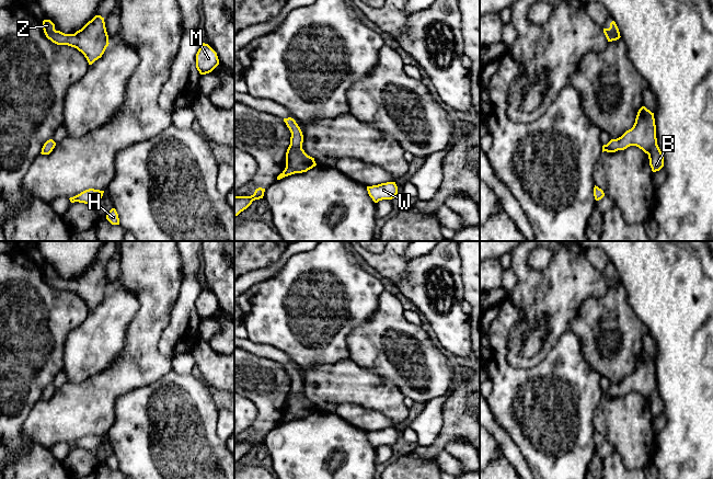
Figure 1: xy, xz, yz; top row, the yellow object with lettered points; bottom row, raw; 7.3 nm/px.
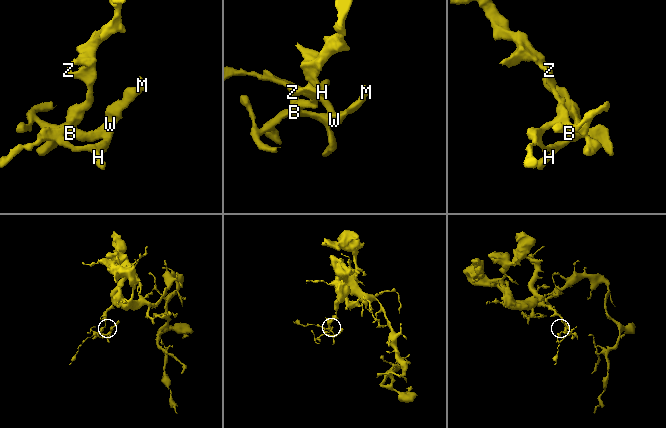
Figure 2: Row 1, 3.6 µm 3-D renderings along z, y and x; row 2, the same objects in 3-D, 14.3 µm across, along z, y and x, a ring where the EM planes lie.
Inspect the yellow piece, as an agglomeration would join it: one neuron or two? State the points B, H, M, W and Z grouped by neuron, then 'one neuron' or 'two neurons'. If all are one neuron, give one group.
groups B H M W Z; one neuron

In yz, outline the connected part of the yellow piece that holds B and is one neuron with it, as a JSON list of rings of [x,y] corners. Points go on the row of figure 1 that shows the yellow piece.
[[[645,106],[639,110],[633,127],[621,137],[603,145],[602,152],[616,152],[630,146],[636,146],[648,155],[653,172],[659,171],[664,167],[664,156],[657,145],[654,113]]]

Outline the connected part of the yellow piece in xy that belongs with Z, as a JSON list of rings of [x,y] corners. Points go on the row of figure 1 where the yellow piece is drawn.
[[[95,15],[74,34],[56,31],[55,24],[50,20],[43,21],[43,30],[46,37],[53,43],[68,45],[81,52],[89,65],[101,58],[110,44],[104,18],[101,15]]]

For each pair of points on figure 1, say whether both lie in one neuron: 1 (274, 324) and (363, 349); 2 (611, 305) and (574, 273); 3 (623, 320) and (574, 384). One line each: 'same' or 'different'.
1: different
2: different
3: different

